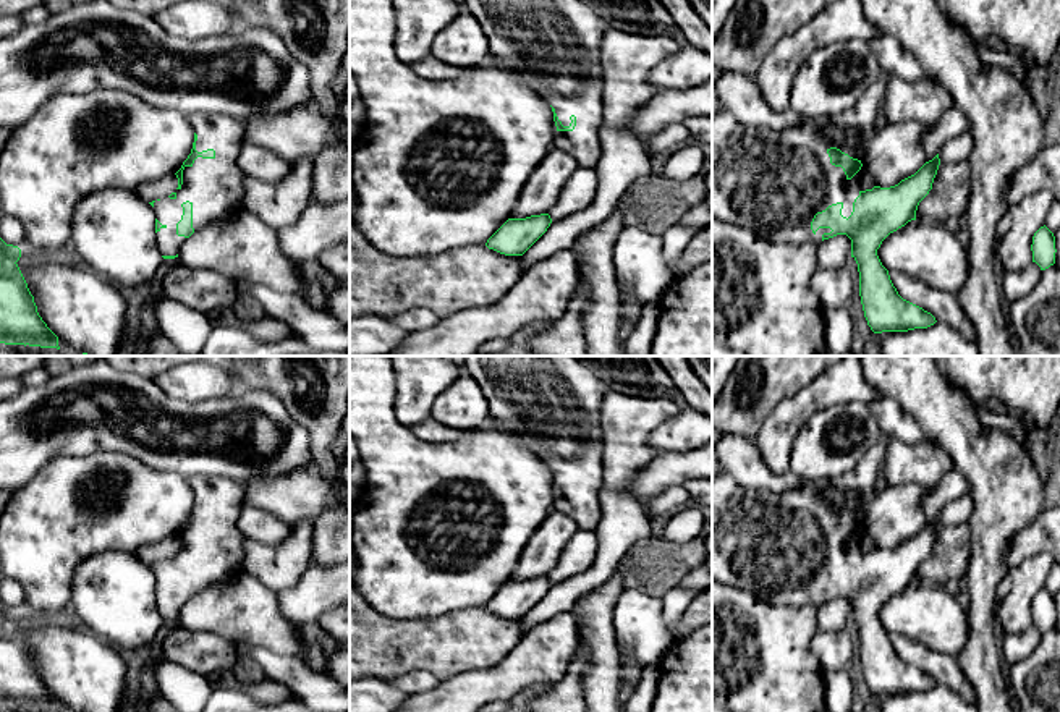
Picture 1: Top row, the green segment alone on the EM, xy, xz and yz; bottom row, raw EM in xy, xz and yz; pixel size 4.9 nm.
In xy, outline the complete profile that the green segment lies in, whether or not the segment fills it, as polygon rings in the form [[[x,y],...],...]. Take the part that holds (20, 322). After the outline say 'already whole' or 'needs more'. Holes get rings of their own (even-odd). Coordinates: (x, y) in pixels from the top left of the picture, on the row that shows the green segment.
[[[0,238],[0,343],[60,350],[58,337],[47,327],[37,312],[34,296],[31,295],[28,283],[16,264],[19,257],[21,249],[18,246],[6,244]]] | already whole

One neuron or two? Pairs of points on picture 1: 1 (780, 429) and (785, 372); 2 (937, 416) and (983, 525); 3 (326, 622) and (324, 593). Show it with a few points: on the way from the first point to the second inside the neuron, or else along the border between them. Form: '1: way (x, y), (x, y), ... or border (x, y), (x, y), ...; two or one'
1: border (814, 377), (795, 394), (785, 397), (759, 429); two
2: way (965, 444), (984, 463), (984, 497); one
3: border (332, 607), (314, 622); two

